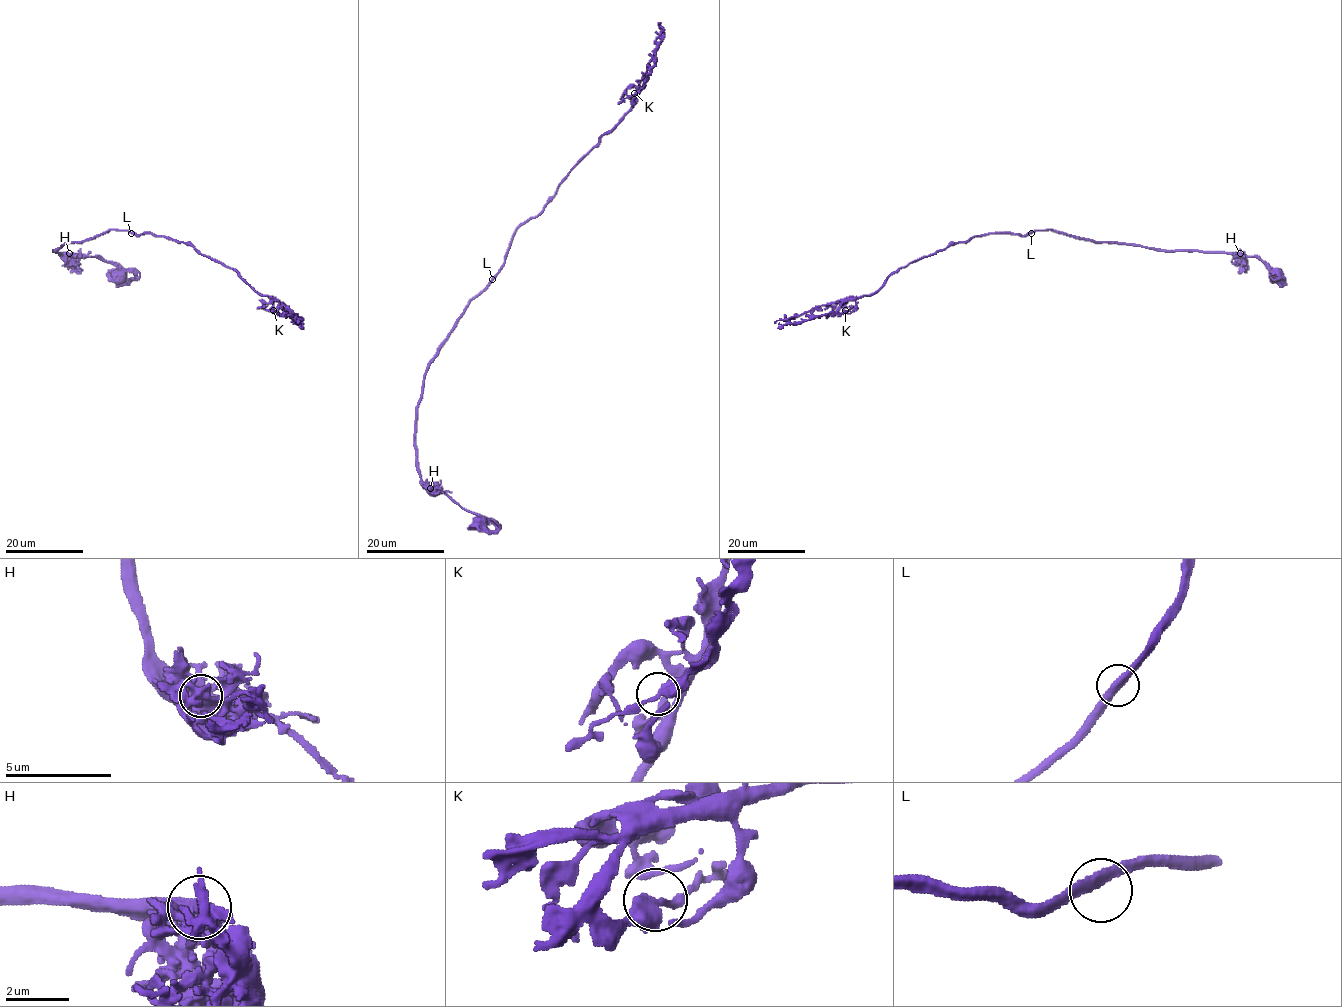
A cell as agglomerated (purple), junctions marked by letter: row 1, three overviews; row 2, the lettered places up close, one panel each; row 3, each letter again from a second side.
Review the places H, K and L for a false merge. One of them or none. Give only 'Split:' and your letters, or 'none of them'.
Split: none of them

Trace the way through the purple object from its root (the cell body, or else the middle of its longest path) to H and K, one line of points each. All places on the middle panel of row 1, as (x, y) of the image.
H: (492, 278), (470, 302), (425, 376), (417, 408), (415, 450), (417, 472), (430, 488)
K: (492, 278), (504, 262), (513, 233), (543, 209), (567, 173), (634, 104), (634, 93)

